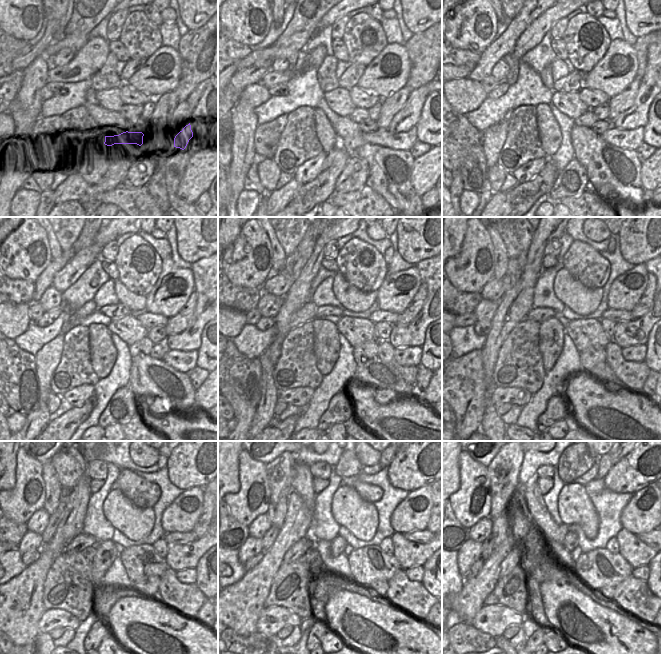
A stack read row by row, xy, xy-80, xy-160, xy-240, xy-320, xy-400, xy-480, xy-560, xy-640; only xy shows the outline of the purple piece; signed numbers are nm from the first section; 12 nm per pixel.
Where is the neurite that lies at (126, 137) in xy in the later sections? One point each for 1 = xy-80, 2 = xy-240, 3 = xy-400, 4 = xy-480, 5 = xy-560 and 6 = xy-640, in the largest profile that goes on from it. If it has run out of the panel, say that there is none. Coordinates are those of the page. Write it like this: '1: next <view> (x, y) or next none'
1: next xy-80 (404, 141)
2: next xy-240 (183, 361)
3: next xy-400 (633, 353)
4: next xy-480 (188, 576)
5: next xy-560 (415, 574)
6: next xy-640 (642, 572)

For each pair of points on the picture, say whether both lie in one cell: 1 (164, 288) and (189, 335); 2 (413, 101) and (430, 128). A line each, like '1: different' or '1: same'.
1: different
2: different

